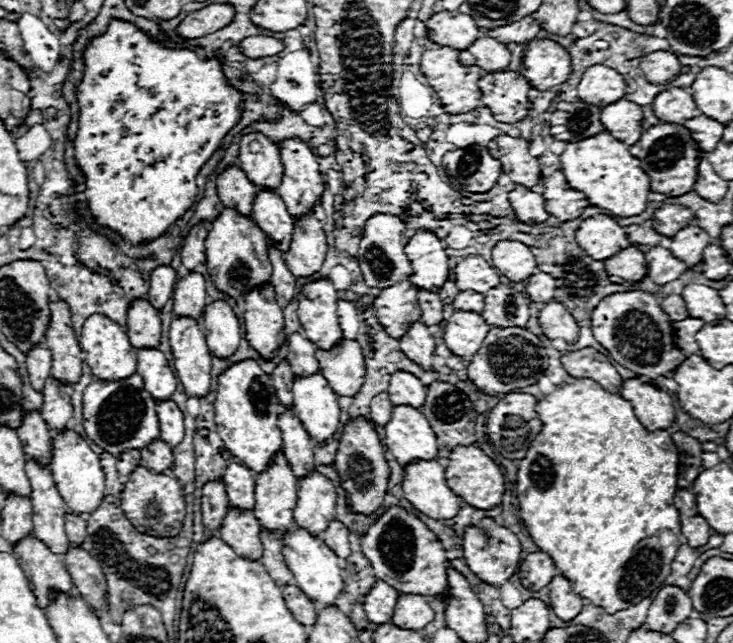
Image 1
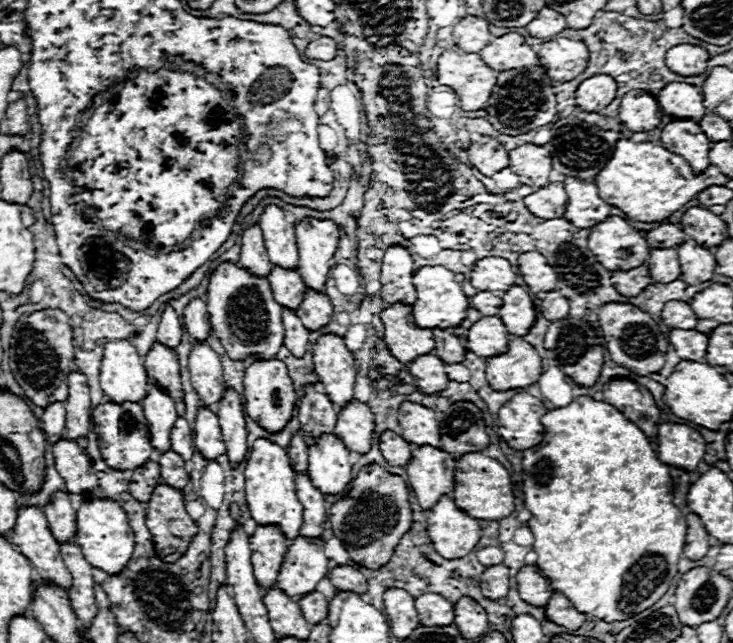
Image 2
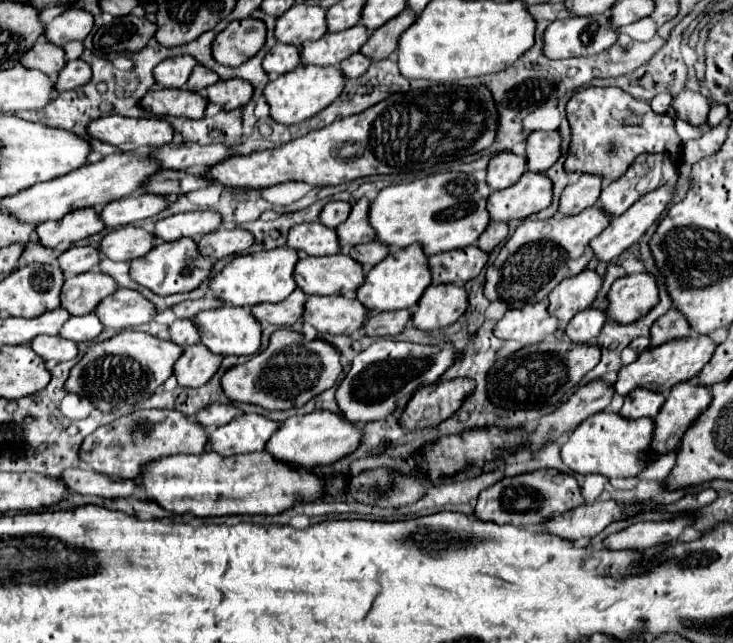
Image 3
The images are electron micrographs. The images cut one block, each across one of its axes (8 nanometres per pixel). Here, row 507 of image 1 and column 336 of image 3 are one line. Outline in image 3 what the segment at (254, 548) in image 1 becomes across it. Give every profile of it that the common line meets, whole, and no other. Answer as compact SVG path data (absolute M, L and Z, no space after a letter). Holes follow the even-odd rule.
M360 198L352 206L348 220L336 228L338 240L342 246L356 246L356 244L374 240L374 228L370 228L368 212L370 212L370 200L368 198Z

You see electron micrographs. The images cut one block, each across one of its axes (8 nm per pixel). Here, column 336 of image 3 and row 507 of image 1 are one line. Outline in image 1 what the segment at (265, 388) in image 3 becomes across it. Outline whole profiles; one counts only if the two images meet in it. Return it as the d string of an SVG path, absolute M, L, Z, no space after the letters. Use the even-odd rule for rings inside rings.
M350 418L342 430L342 436L338 440L338 452L334 458L334 466L340 476L340 486L346 490L346 500L350 508L360 514L372 514L382 506L390 478L390 468L374 426L374 422L368 422L364 418Z

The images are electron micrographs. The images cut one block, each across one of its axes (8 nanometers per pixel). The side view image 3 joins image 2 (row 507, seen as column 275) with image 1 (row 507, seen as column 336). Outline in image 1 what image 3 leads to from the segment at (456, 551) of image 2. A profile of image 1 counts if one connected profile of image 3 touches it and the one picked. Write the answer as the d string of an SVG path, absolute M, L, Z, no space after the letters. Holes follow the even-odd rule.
M414 460L404 466L402 490L418 512L436 520L454 518L462 506L462 498L448 488L438 460Z

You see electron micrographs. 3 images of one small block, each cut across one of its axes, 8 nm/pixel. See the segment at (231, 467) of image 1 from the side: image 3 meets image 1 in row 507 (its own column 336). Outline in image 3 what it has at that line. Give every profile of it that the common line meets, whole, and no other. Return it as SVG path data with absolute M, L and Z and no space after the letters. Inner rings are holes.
M322 222L300 224L300 226L290 228L286 246L294 248L302 254L308 254L308 256L326 256L326 254L342 252L336 230L326 228Z

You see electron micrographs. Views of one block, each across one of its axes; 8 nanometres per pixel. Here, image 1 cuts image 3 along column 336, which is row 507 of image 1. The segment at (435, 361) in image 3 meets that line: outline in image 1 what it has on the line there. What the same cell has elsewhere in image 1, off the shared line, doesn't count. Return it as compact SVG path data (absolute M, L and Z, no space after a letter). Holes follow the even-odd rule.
M386 508L360 536L360 548L362 554L370 560L376 578L394 586L400 594L424 594L440 598L448 594L448 560L444 556L444 548L440 546L432 530L428 530L428 526L420 522L418 516L408 514L404 508Z

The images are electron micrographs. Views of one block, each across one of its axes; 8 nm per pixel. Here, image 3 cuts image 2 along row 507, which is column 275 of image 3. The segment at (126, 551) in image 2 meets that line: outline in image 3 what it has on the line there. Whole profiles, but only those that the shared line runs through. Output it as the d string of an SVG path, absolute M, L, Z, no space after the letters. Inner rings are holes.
M300 64L296 70L282 74L278 80L268 82L268 86L264 88L264 96L270 104L270 116L280 122L280 124L298 124L302 120L312 118L314 114L318 114L320 110L324 110L326 106L330 106L344 88L344 72L340 72L338 66L334 68L314 68L314 66L306 66Z

